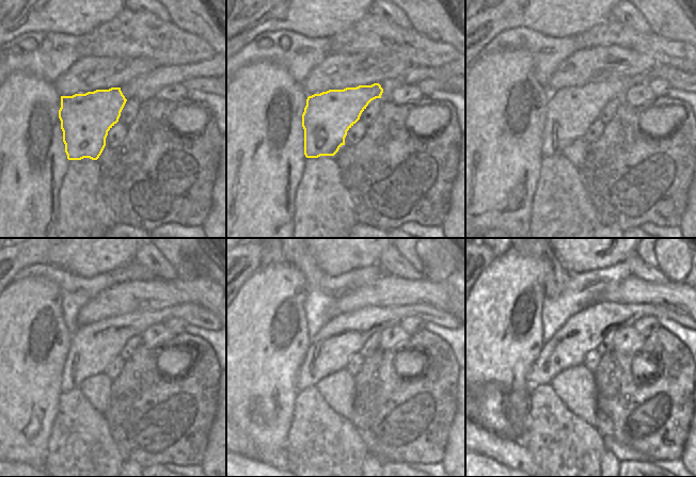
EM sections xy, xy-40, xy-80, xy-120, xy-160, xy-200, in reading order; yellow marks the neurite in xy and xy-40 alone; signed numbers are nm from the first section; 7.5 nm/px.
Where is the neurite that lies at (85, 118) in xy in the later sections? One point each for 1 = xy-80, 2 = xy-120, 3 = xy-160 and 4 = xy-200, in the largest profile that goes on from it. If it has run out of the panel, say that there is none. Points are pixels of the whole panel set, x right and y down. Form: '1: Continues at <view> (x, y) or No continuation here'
1: Continues at xy-80 (570, 111)
2: Continues at xy-120 (93, 347)
3: Continues at xy-160 (329, 351)
4: Continues at xy-200 (583, 332).

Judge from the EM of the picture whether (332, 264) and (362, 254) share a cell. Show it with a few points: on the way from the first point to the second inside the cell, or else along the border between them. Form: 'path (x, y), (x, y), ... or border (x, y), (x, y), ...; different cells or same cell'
path (339, 256), (342, 254), (354, 254); same cell

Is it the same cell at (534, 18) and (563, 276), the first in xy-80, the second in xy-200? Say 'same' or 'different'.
different

